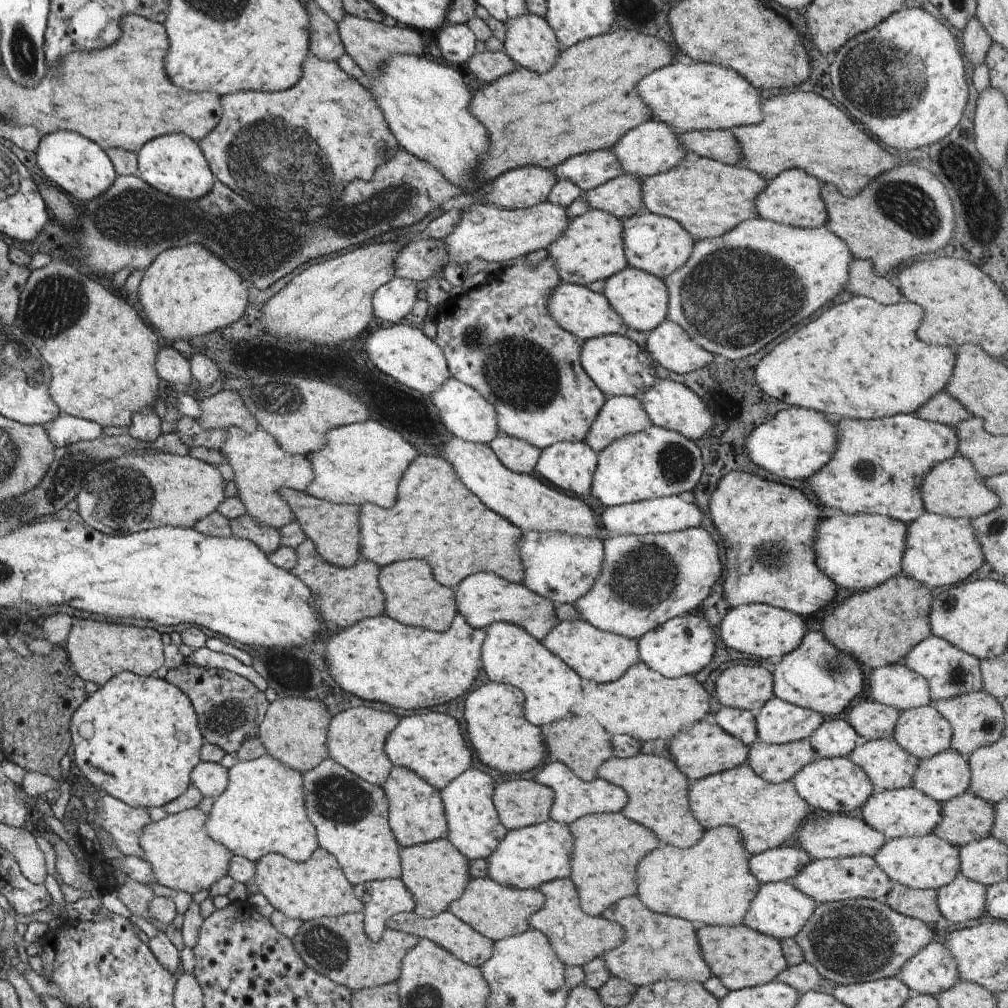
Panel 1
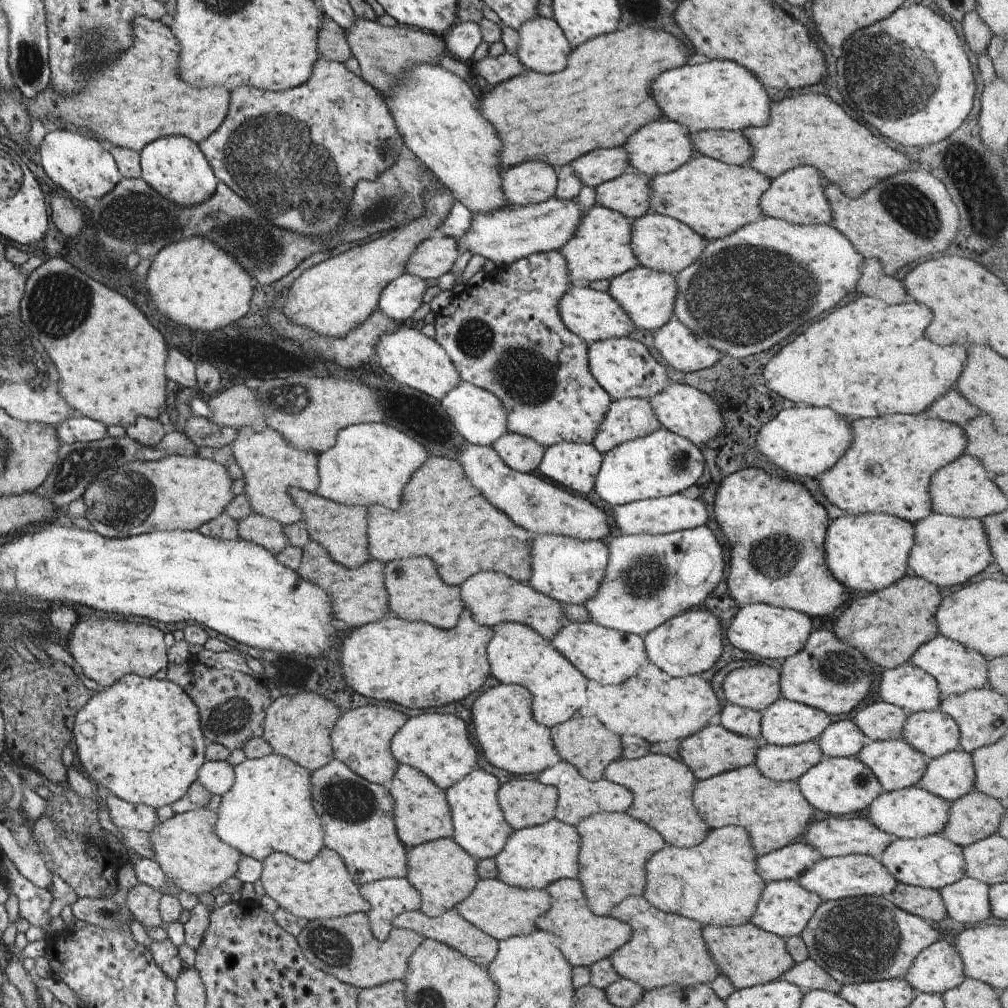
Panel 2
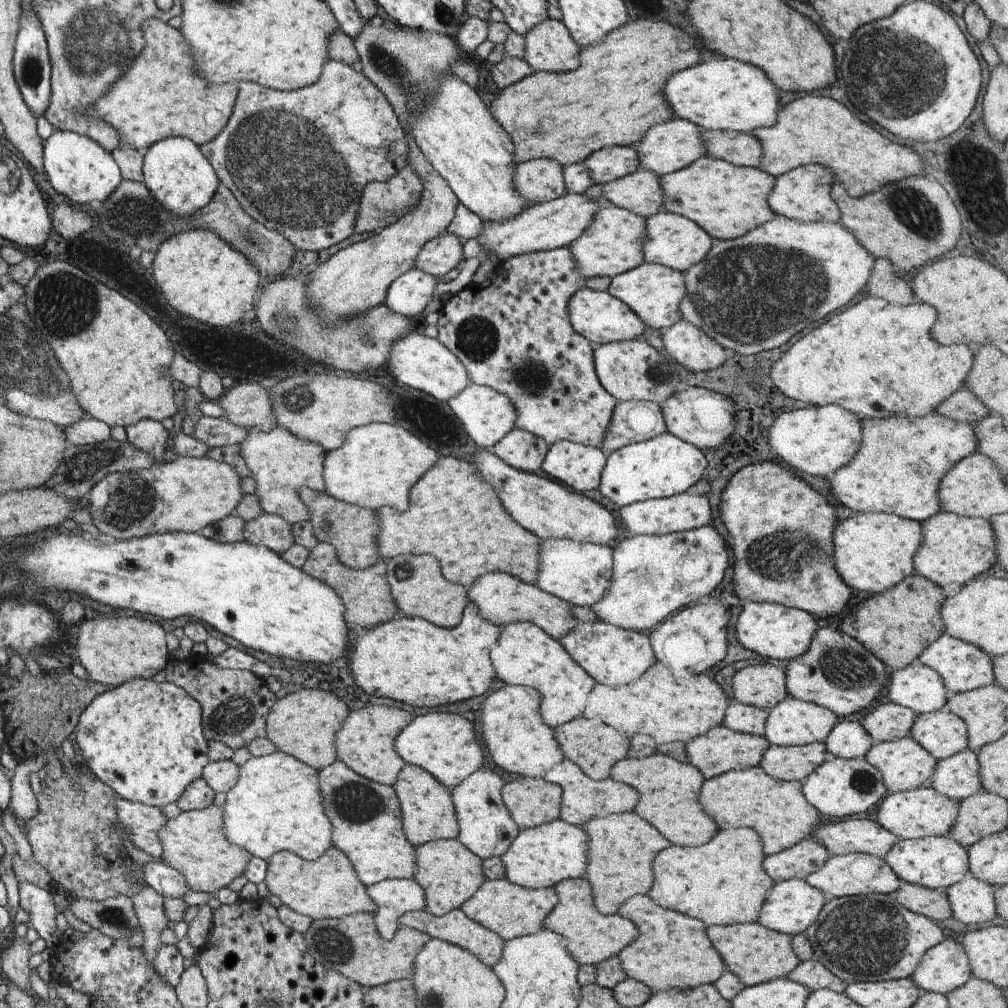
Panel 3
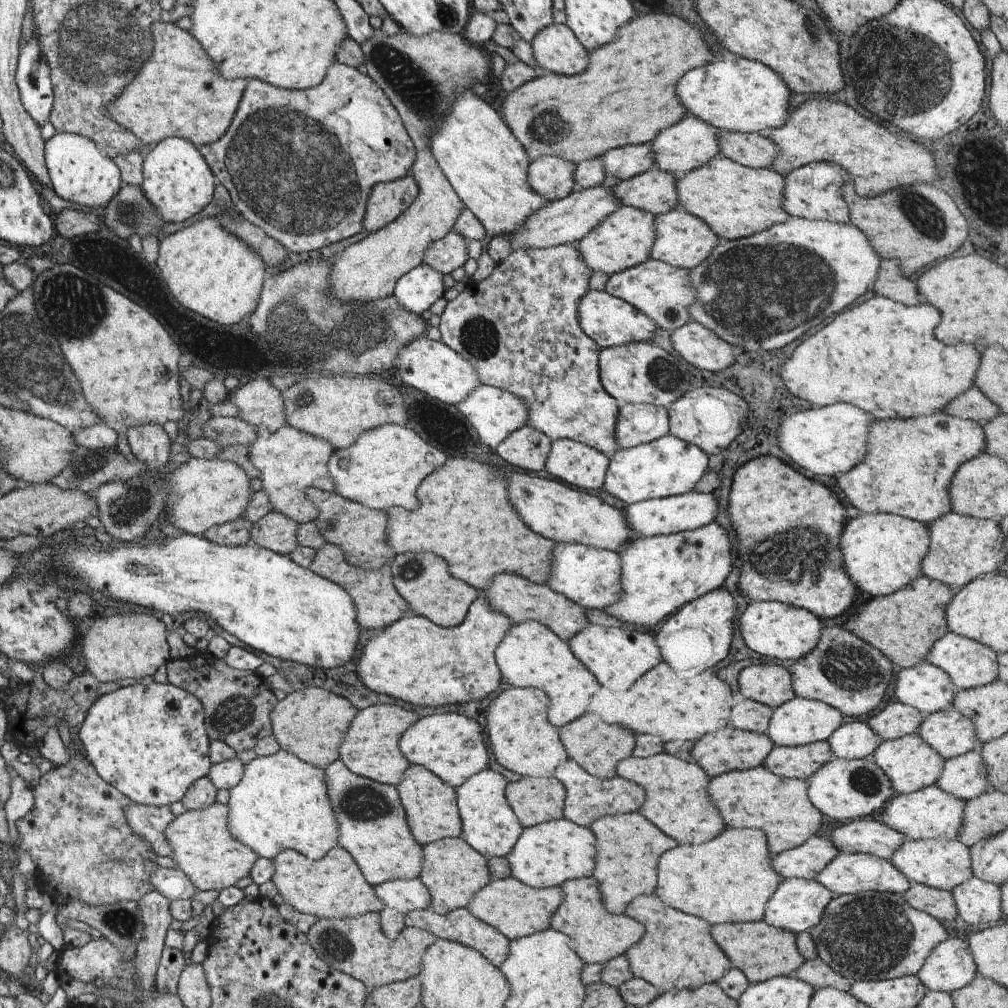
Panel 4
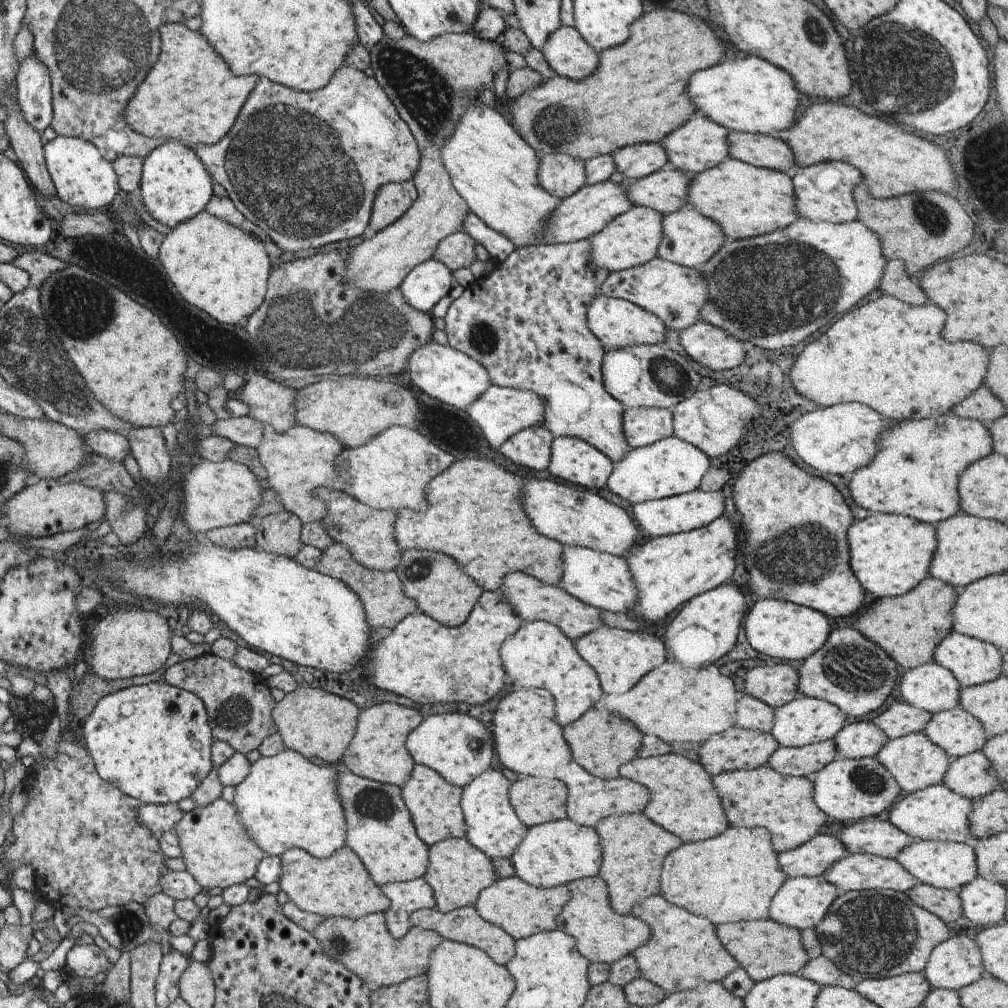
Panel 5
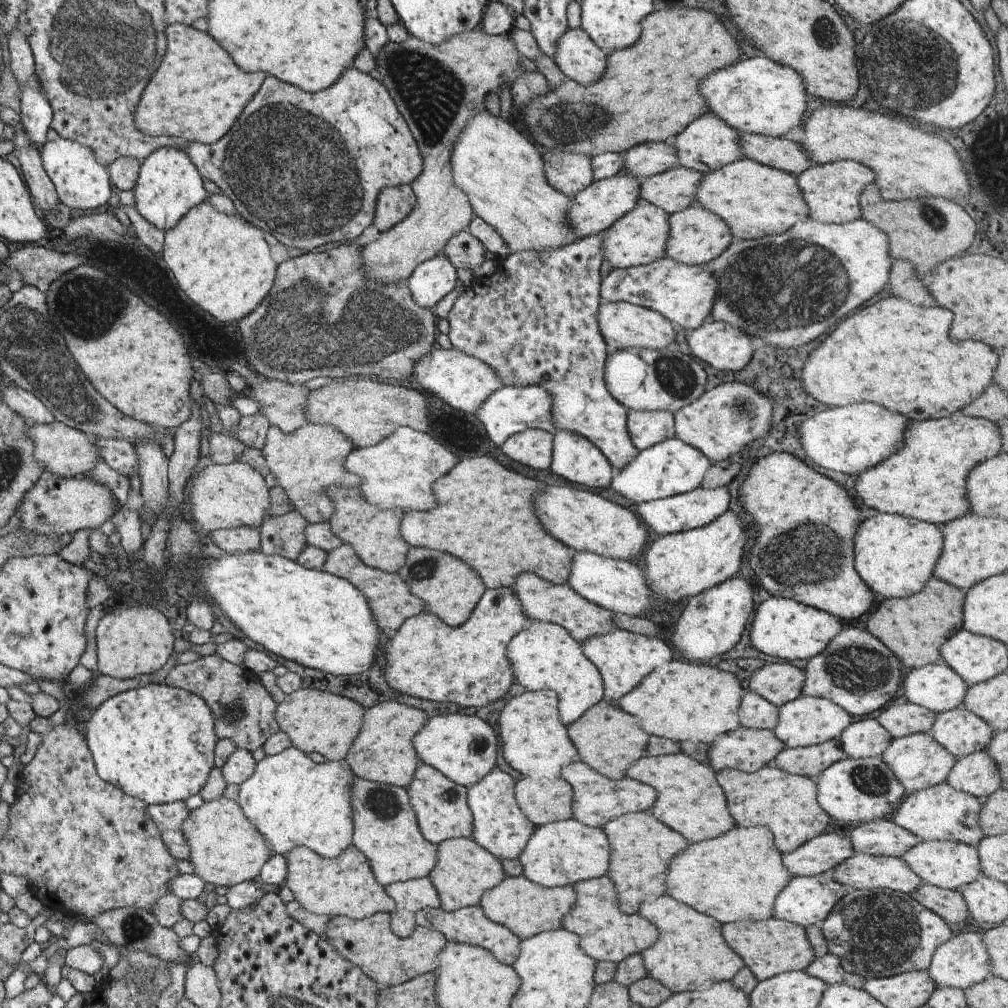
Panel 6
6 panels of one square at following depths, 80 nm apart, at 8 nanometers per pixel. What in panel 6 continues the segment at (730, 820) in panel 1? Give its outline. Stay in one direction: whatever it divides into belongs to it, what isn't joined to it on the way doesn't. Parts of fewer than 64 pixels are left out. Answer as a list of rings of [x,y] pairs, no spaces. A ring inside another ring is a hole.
[[[772,763],[753,773],[745,773],[738,769],[722,769],[716,773],[736,826],[770,827],[775,836],[776,848],[783,854],[791,853],[805,842],[824,834],[828,824],[833,821],[818,802],[815,779],[783,771]]]

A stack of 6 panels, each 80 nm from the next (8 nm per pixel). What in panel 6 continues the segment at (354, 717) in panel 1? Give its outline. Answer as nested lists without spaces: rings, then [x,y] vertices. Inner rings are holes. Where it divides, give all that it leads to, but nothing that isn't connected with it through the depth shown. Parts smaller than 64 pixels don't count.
[[[382,702],[366,709],[361,731],[344,758],[347,766],[360,779],[408,789],[421,764],[413,738],[428,721],[425,711],[402,702]]]

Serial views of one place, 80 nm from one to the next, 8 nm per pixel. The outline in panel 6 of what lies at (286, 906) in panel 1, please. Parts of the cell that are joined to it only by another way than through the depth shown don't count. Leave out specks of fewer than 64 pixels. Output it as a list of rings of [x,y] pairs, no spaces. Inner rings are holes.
[[[305,846],[293,848],[284,856],[288,872],[283,886],[290,888],[295,900],[311,913],[363,919],[377,912],[390,914],[396,908],[394,899],[376,880],[366,855],[355,846],[348,847],[333,859],[324,858]]]

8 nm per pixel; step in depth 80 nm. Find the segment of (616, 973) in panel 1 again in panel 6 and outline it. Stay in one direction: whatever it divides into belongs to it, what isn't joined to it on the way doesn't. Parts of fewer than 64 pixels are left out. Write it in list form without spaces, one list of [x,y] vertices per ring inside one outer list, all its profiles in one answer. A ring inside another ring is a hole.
[[[664,894],[656,900],[646,899],[638,914],[650,920],[659,930],[658,940],[641,952],[647,974],[673,993],[693,991],[715,982],[731,981],[745,966],[742,957],[723,940],[722,924],[686,904],[680,904],[671,896]]]

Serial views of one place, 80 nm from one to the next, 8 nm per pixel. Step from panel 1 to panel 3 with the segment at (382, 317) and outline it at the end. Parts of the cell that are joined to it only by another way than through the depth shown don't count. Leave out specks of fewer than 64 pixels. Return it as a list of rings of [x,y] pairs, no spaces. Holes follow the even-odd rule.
[[[412,268],[399,276],[388,287],[385,302],[387,307],[399,315],[418,316],[433,300],[432,294],[439,280],[430,273]]]

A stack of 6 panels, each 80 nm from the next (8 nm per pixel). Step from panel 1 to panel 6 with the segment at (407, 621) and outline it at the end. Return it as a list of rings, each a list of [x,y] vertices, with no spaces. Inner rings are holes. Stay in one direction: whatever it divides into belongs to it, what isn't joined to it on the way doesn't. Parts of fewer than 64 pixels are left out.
[[[410,547],[406,562],[398,574],[410,590],[426,603],[425,612],[435,614],[451,627],[464,624],[487,586],[480,575],[463,560],[447,552],[422,547]]]

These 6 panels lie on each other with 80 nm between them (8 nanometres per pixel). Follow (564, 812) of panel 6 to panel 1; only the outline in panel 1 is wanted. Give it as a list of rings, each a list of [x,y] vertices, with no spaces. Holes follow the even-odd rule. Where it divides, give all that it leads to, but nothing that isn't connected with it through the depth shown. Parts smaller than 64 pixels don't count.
[[[526,778],[496,784],[493,803],[508,831],[546,822],[554,804],[554,791]]]

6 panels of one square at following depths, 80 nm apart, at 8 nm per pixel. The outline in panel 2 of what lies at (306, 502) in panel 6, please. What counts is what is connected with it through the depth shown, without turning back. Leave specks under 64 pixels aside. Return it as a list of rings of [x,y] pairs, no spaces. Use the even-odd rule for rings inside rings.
[[[269,426],[262,431],[242,427],[237,430],[237,439],[230,444],[234,459],[243,470],[246,494],[252,508],[259,515],[273,518],[283,526],[303,518],[303,510],[295,503],[290,489],[300,487],[314,492],[319,485],[319,453],[303,451],[291,445],[282,433]]]

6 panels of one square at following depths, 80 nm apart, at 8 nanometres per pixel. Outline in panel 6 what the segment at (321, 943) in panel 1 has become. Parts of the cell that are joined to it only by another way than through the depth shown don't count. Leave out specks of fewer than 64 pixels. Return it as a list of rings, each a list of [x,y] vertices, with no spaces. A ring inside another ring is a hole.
[[[377,912],[363,919],[336,915],[331,917],[322,936],[346,960],[360,967],[366,976],[373,978],[381,987],[399,985],[417,976],[434,972],[439,963],[439,954],[448,942],[440,931],[420,925],[414,928],[409,937],[400,938],[392,932],[391,916],[387,912]]]

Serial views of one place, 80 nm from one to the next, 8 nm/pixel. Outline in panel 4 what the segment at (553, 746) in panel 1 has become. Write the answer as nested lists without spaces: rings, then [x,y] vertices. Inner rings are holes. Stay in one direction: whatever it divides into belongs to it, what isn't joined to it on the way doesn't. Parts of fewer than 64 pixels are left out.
[[[584,713],[571,723],[559,727],[559,737],[569,758],[577,762],[588,774],[602,780],[616,776],[617,764],[632,756],[632,750],[636,746],[636,736],[630,730],[620,728],[620,725],[608,724],[596,713]]]

